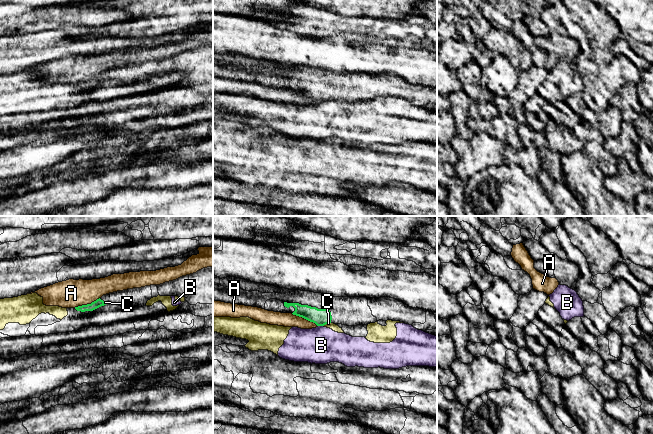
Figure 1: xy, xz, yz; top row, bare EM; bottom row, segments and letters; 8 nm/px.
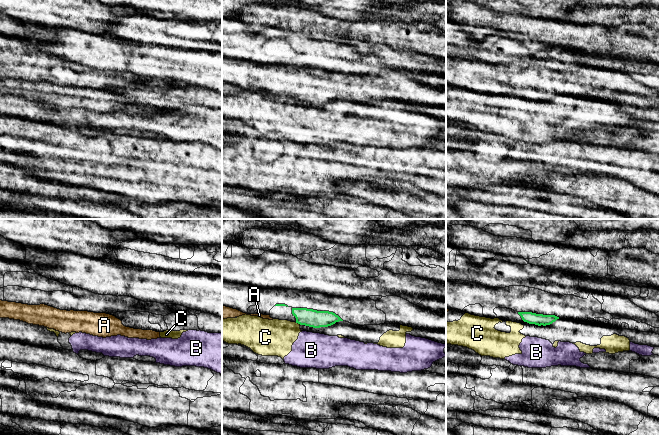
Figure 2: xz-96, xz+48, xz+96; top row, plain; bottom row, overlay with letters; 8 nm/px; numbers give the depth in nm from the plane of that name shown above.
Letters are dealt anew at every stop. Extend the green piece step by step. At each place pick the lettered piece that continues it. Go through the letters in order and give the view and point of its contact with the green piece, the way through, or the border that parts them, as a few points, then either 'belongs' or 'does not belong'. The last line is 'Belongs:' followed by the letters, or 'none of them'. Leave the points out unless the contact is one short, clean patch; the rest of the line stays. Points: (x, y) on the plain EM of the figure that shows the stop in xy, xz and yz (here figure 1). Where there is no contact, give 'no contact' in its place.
A: meets green in xz at (304, 94); border along xz (291, 89), (312, 97), (317, 101); does not belong
B: meets green in xz at (321, 101); border along xz (318, 101), (323, 102); does not belong
C: meets green in xz at (326, 99); does not belong
Belongs: none of them

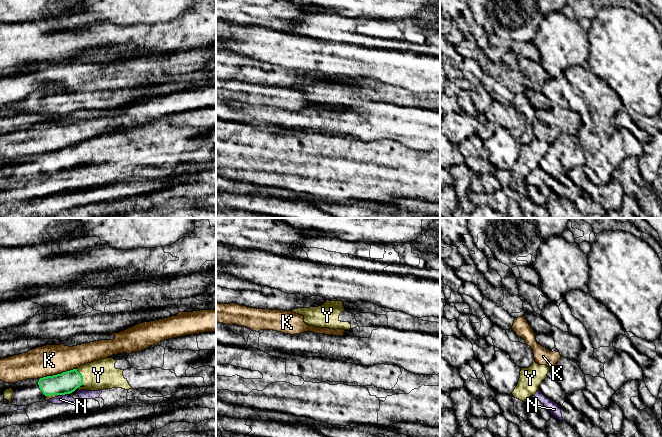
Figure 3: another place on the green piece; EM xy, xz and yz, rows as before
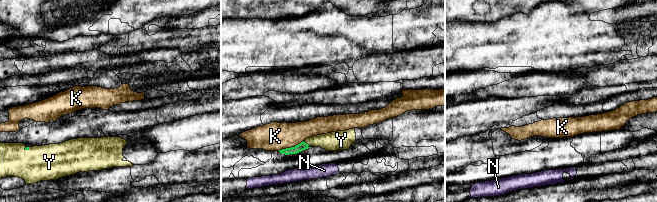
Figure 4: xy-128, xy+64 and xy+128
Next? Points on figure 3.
K: meets green in xy at (57, 150); border along xy (75, 144), (40, 154); does not belong
N: meets green in xy at (62, 170); border along xy (59, 170), (64, 171); does not belong
Y: meets green in xy at (81, 152); belongs
Belongs: Y

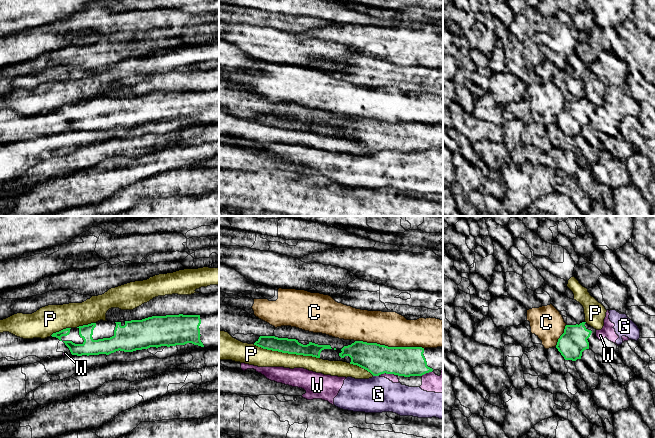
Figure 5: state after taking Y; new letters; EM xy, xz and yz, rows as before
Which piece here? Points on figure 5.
C: meets green in xz at (390, 123); does not belong
G: meets green in xz at (376, 151); border along xz (373, 151), (378, 152); does not belong
P: meets green in xz at (286, 128); does not belong
W: meets green in xz at (386, 149); does not belong
Belongs: none of them

